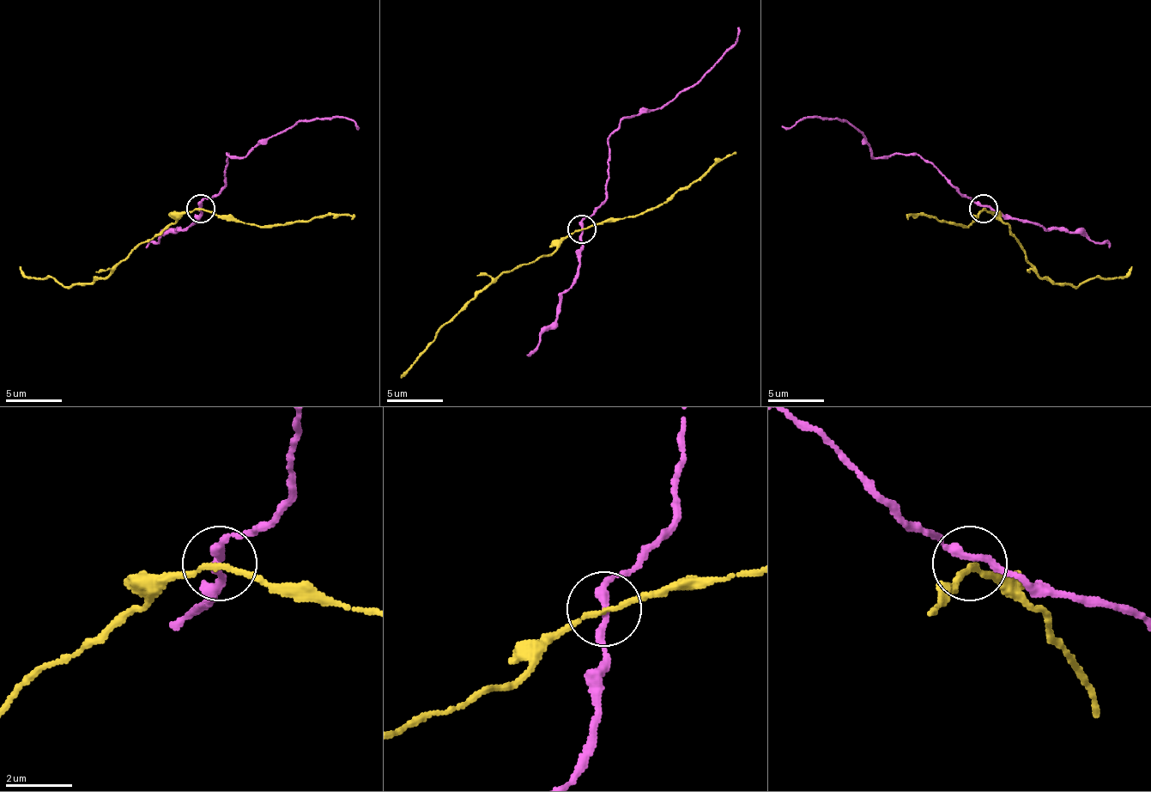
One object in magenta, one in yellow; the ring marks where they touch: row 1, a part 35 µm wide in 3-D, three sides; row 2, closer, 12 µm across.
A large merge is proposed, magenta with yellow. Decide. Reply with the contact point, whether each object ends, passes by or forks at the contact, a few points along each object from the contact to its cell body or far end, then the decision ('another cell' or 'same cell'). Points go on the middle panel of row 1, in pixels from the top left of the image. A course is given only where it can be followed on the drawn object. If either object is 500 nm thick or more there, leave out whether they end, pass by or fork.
(582, 228) | magenta passes by | yellow passes by | magenta via (583, 229), (583, 221), (605, 198), (608, 136), (622, 118), (664, 107), (693, 84), (738, 39), (738, 27) | yellow via (583, 229), (568, 234), (546, 255), (503, 271), (444, 325), (435, 340), (401, 377) | another cell

